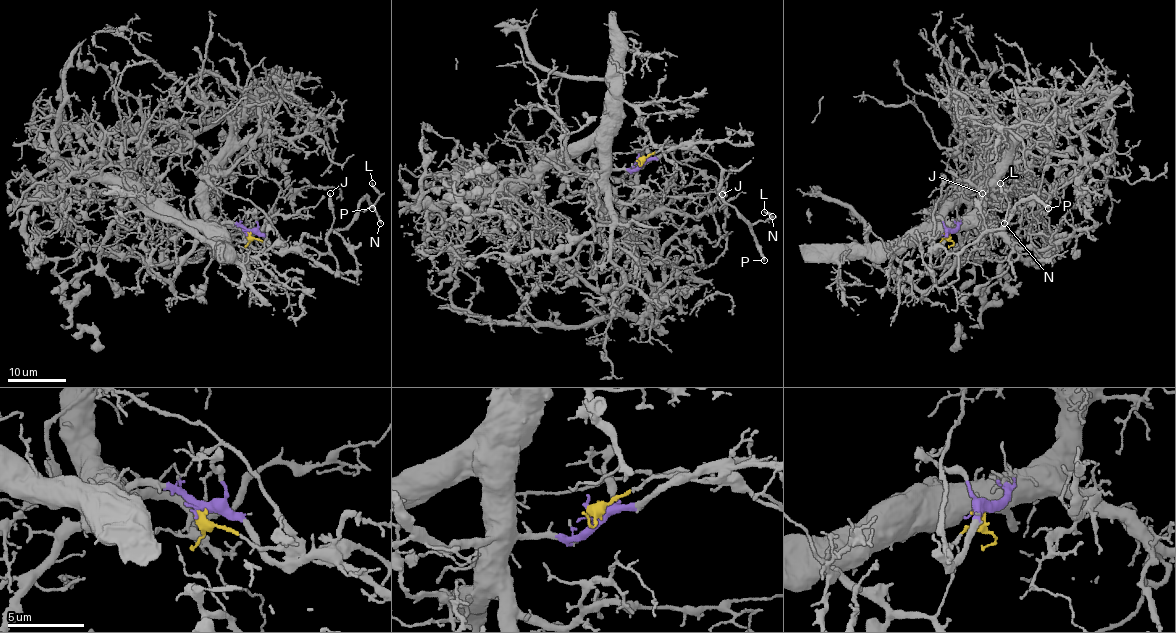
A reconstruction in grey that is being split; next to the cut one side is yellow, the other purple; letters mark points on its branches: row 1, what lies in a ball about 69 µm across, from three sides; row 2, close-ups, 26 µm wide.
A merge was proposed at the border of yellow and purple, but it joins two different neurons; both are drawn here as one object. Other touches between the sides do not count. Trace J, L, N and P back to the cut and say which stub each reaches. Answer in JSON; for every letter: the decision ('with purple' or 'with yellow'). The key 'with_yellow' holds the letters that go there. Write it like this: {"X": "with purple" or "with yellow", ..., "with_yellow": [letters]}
{"J": "with yellow", "L": "with yellow", "N": "with yellow", "P": "with yellow", "with_yellow": ["J", "L", "N", "P"]}

